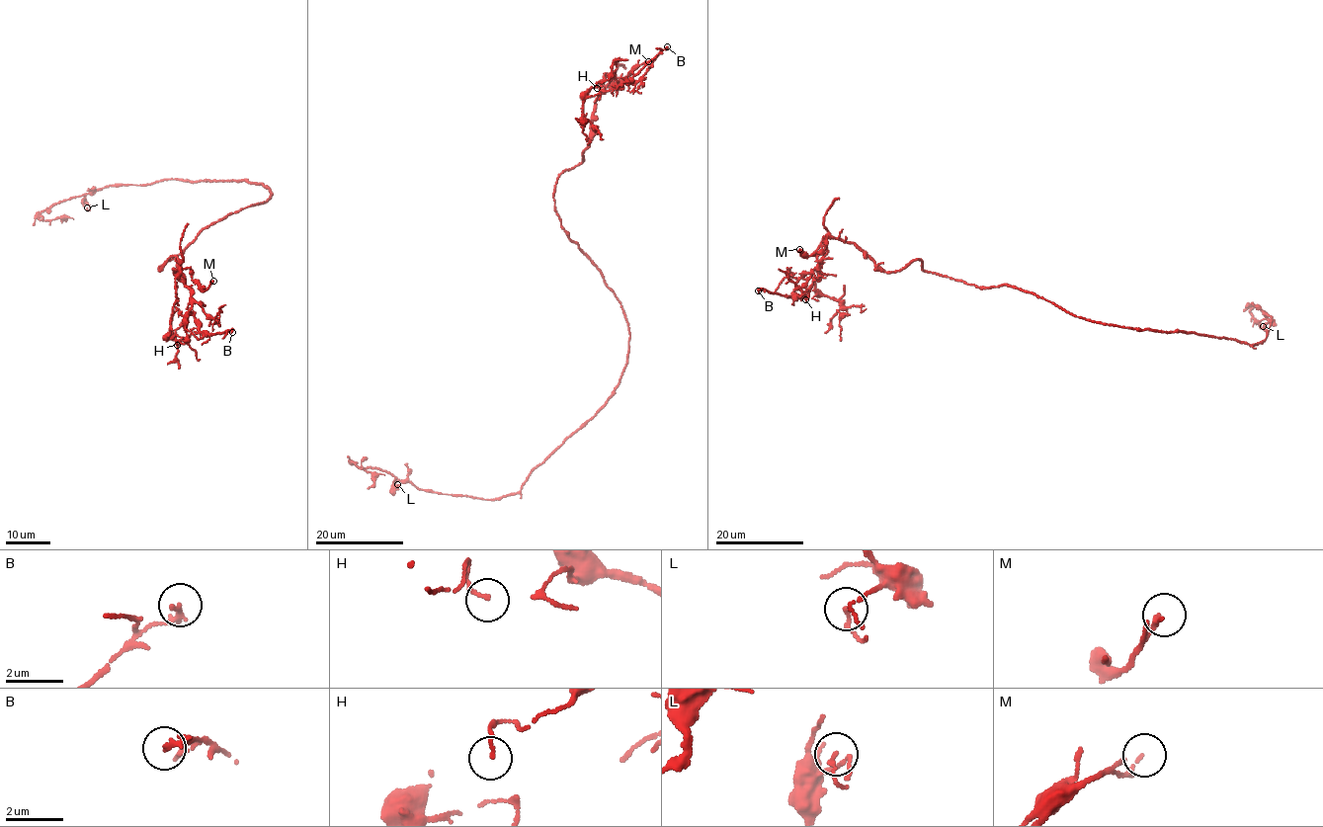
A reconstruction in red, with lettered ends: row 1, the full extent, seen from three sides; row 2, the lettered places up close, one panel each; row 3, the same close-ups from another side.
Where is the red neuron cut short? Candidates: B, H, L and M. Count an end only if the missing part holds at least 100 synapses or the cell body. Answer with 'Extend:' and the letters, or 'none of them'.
Extend: none of them

